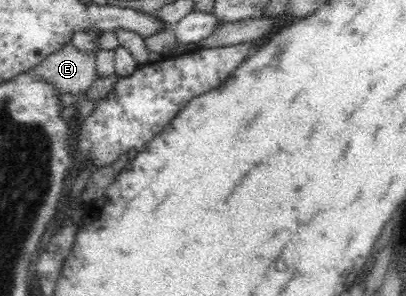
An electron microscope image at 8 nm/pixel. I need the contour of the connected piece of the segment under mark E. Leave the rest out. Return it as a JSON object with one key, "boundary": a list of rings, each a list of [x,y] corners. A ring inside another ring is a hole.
{"boundary":[[[72,43],[64,44],[64,48],[51,53],[28,72],[46,80],[58,92],[86,92],[97,79],[96,53],[80,51]]]}

